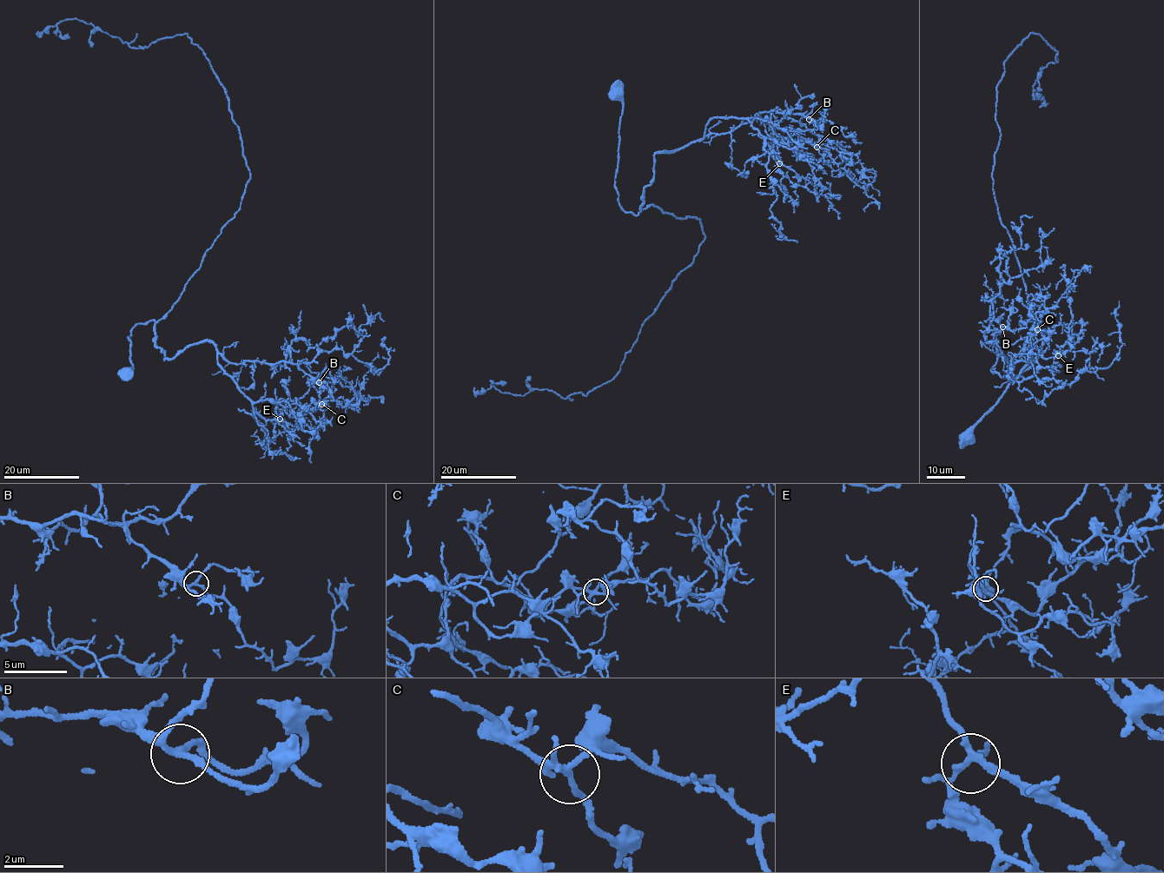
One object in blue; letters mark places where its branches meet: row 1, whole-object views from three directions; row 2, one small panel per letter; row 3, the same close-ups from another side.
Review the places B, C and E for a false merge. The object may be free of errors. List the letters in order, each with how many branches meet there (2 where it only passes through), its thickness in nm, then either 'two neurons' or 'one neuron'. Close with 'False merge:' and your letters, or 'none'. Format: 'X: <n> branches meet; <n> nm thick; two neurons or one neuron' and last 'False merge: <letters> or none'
B: 4 branches meet; 190 nm thick; one neuron
C: 5 branches meet; 200 nm thick; one neuron
E: 5 branches meet; 200 nm thick; one neuron
False merge: none

